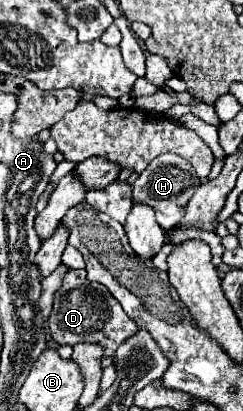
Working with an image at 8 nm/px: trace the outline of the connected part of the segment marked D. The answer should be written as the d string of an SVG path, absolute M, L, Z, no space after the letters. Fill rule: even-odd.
M70 270L64 276L62 288L54 296L54 308L48 318L48 328L52 338L58 344L78 344L78 342L96 342L104 346L104 356L114 356L116 348L136 334L138 326L132 318L126 316L118 300L98 282L90 282L86 278L86 270Z

